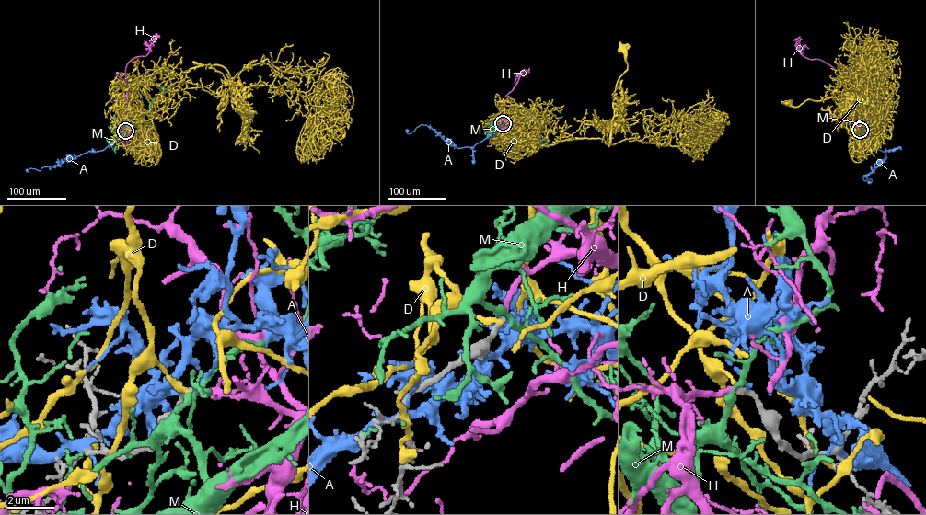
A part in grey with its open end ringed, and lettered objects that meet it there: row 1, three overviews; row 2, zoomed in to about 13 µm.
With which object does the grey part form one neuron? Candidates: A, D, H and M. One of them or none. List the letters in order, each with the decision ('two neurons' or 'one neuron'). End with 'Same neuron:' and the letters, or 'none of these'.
A: two neurons
D: two neurons
H: one neuron
M: two neurons
Same neuron: H

